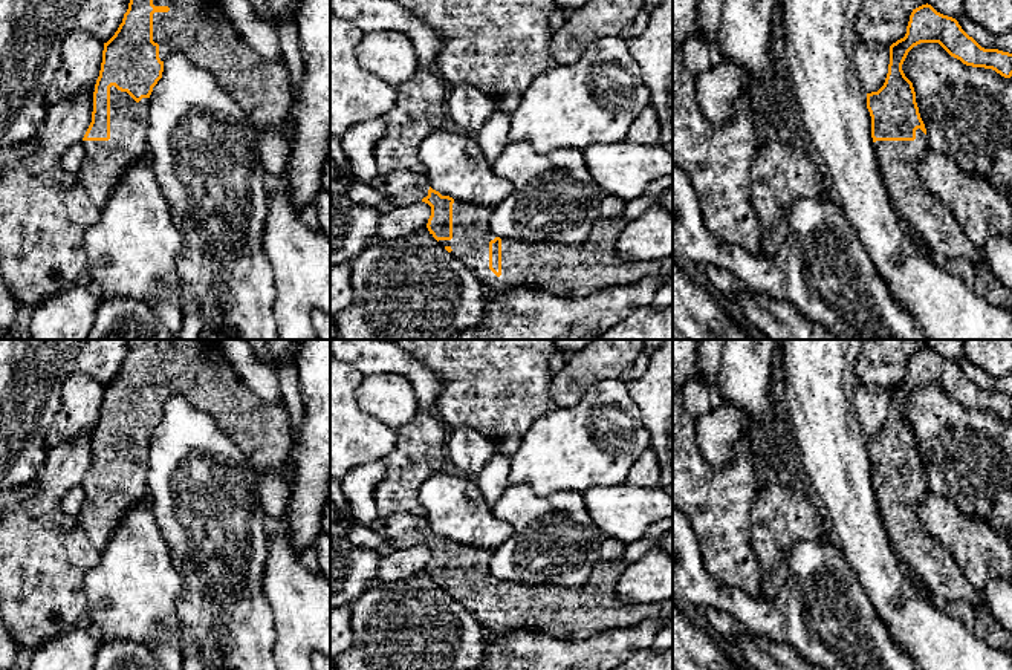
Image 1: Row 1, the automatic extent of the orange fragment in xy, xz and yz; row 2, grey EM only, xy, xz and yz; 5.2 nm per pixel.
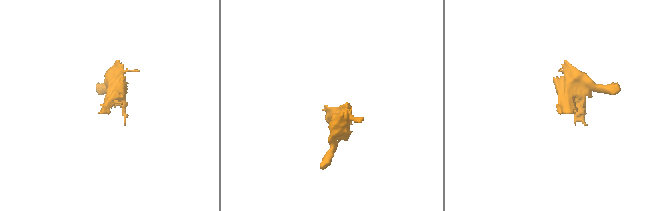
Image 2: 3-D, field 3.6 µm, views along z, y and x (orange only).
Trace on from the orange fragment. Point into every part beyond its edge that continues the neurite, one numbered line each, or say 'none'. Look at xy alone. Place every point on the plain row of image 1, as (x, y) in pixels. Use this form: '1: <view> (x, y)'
1: xy (104, 504)

